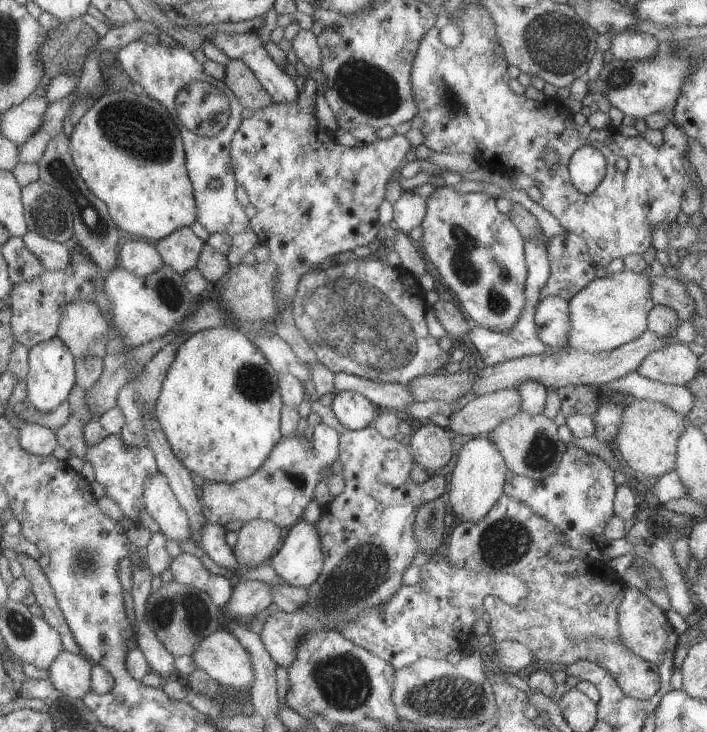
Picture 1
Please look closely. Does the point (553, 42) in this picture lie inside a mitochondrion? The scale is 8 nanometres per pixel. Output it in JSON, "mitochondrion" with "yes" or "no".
{"mitochondrion":"yes"}

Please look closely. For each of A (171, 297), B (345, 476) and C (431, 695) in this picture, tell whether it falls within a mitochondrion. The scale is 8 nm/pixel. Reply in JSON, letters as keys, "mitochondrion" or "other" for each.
{"A":"mitochondrion","B":"other","C":"mitochondrion"}

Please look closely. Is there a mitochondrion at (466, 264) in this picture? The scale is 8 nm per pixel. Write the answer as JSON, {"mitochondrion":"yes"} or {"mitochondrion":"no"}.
{"mitochondrion":"yes"}

